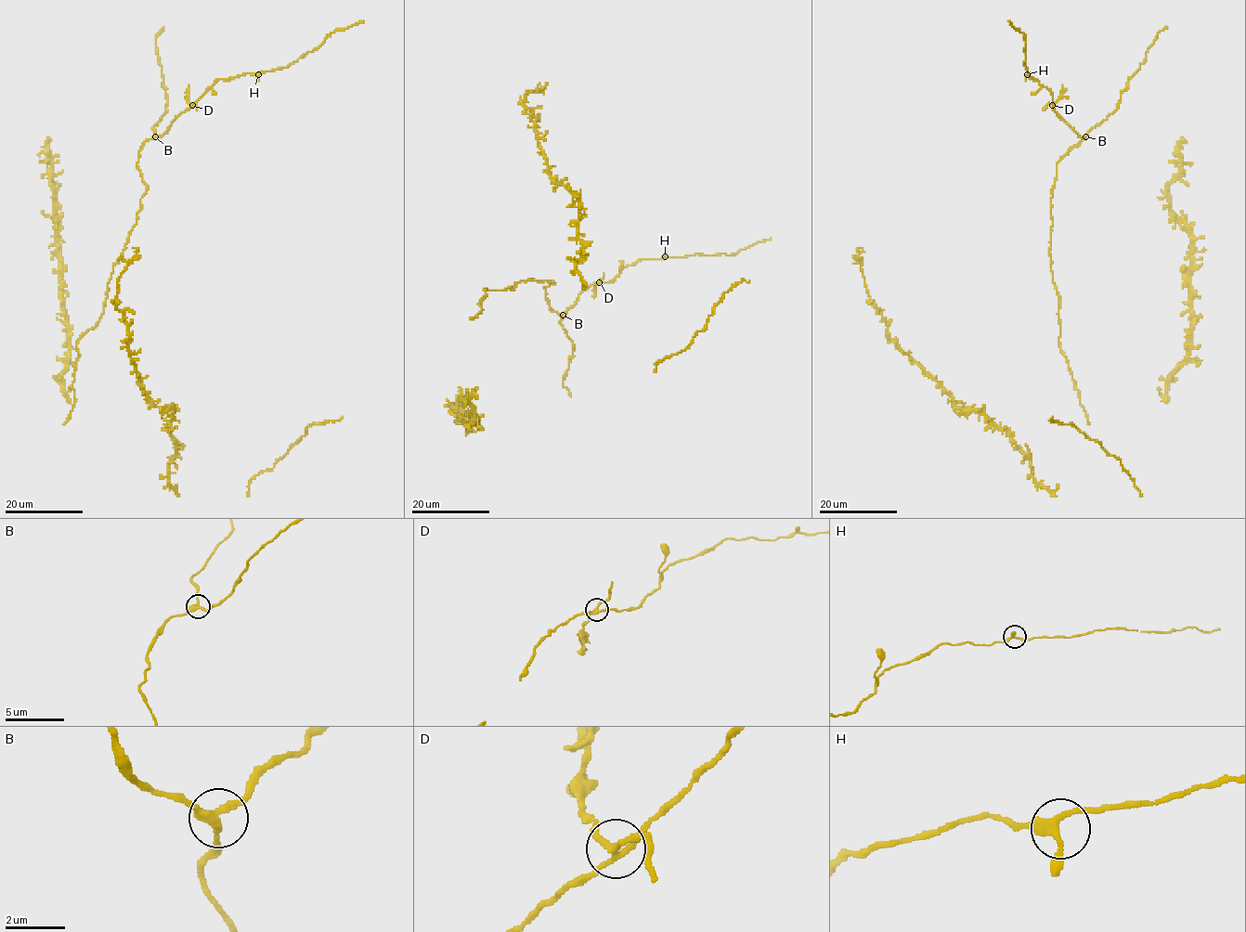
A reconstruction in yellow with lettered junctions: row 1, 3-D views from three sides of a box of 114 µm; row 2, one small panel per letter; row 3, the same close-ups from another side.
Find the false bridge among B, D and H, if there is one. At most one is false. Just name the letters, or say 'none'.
D

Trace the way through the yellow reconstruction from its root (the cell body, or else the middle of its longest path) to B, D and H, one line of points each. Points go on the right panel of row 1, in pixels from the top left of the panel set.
B: (1058, 343), (1058, 294), (1053, 281), (1049, 252), (1052, 187), (1057, 175), (1057, 162), (1085, 136)
D: (1058, 343), (1058, 294), (1049, 252), (1052, 187), (1057, 162), (1084, 137), (1057, 115), (1052, 105)
H: (1058, 343), (1058, 294), (1049, 252), (1052, 187), (1057, 162), (1084, 137), (1055, 111), (1052, 93), (1027, 74)

